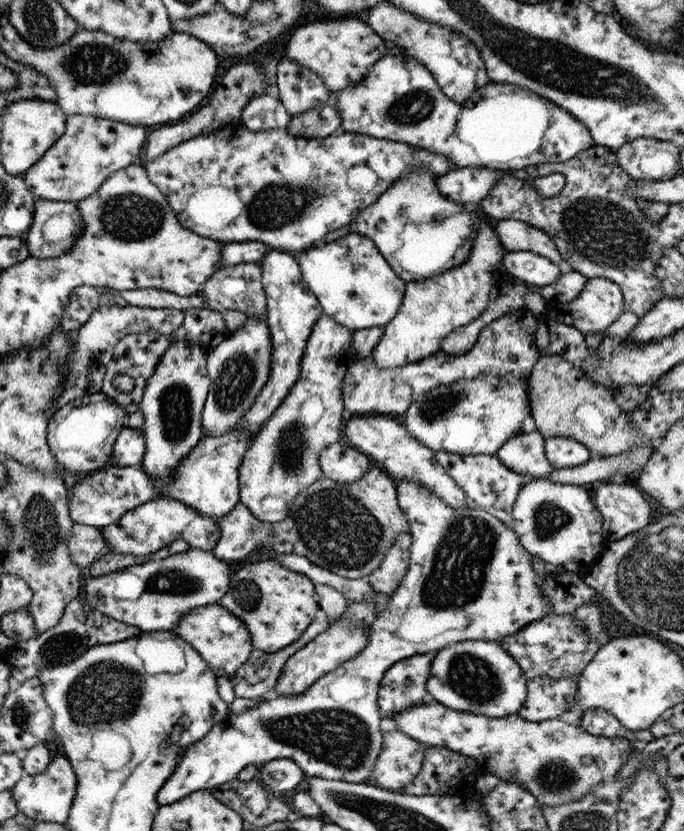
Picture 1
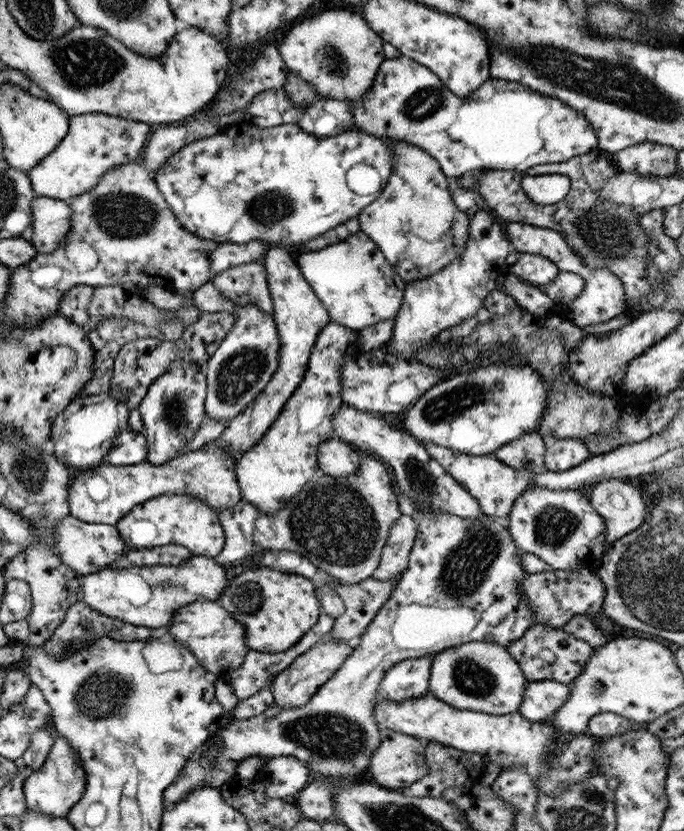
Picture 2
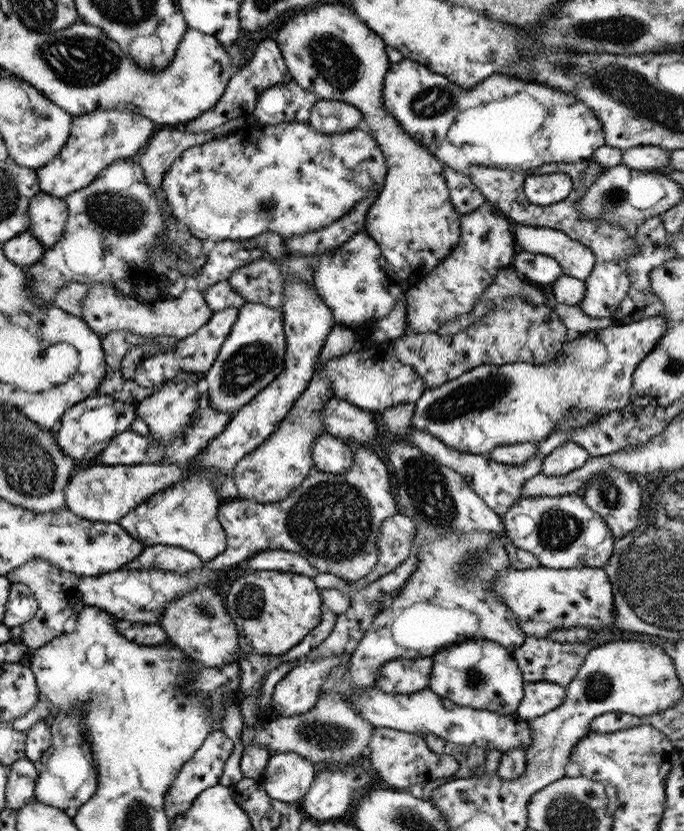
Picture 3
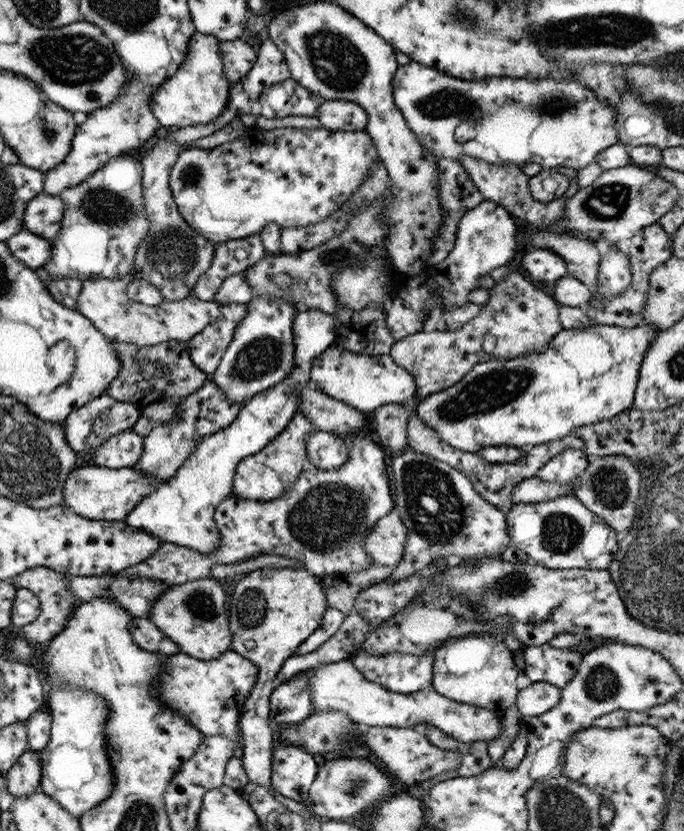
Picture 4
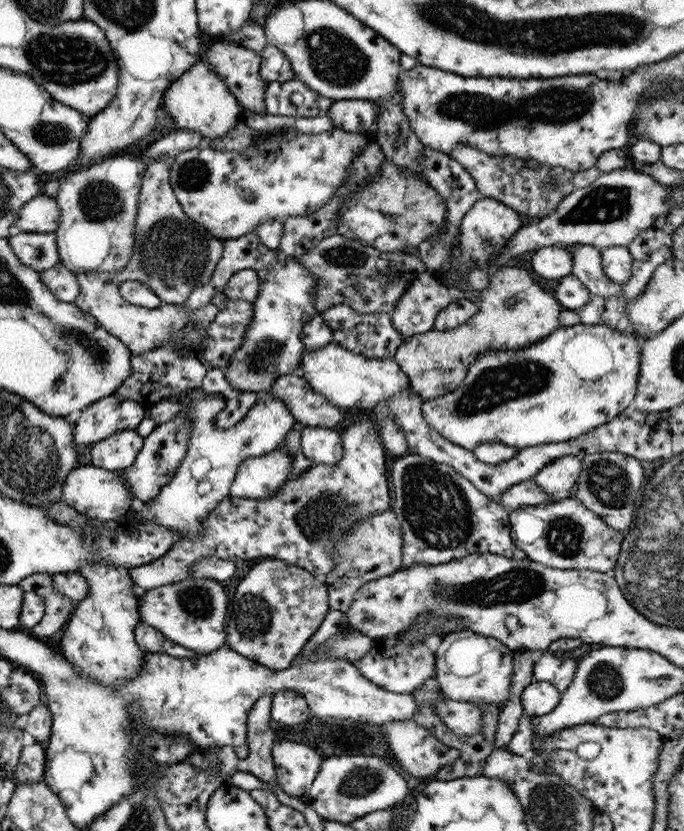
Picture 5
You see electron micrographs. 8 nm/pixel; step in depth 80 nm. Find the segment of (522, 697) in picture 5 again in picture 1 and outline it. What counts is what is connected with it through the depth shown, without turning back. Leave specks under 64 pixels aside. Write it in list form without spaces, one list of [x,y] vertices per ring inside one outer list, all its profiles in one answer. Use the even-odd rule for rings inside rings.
[[[547,675],[526,680],[526,697],[517,714],[527,722],[556,719],[574,703],[578,675],[553,678]]]

